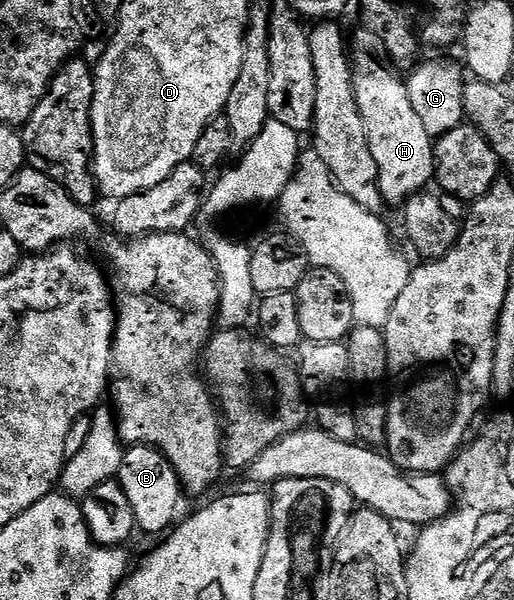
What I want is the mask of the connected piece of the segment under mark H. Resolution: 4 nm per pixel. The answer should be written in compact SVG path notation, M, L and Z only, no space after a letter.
M361 52L352 57L354 69L353 85L355 98L359 102L359 114L363 118L363 130L367 130L367 146L371 146L371 154L375 158L375 166L379 166L379 186L386 205L404 205L406 200L416 192L428 189L435 176L435 140L429 136L422 119L415 114L408 97L408 86L404 79L395 73L381 68L381 64L369 52Z

